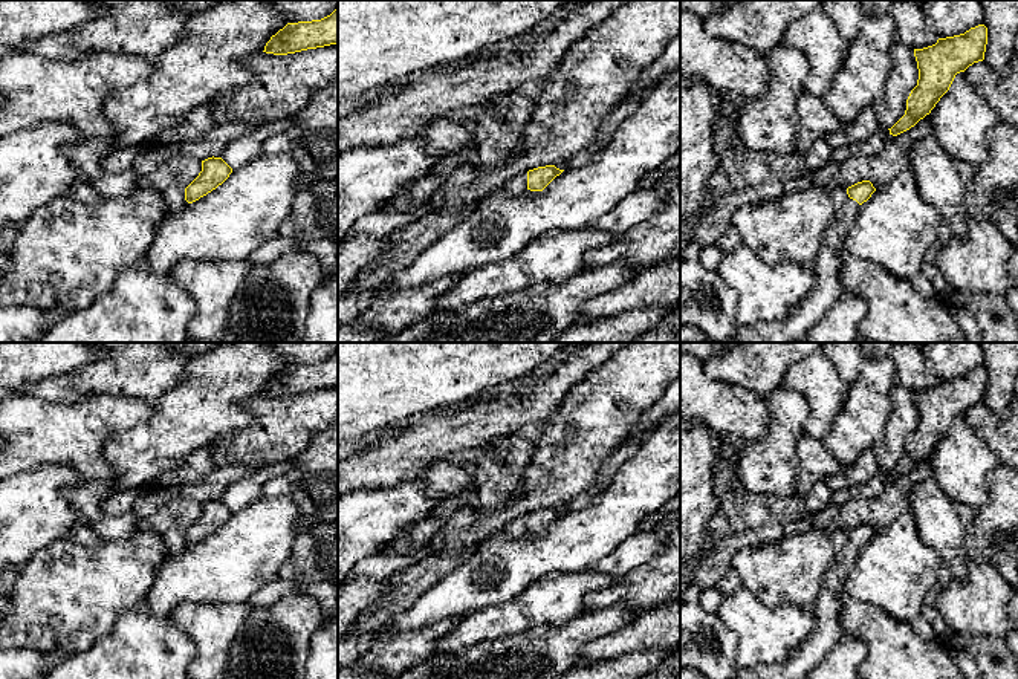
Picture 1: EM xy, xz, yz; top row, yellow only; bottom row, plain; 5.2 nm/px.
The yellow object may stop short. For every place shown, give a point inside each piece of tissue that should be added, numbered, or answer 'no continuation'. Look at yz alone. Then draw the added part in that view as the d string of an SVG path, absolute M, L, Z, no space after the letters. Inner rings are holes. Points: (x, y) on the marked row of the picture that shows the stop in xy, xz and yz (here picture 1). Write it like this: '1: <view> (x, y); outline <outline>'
1: yz (826, 291); outline M848 197L825 228L813 266L813 288L783 320L741 326L737 335L725 343L801 341L842 295L839 281L841 252L858 211L859 203Z

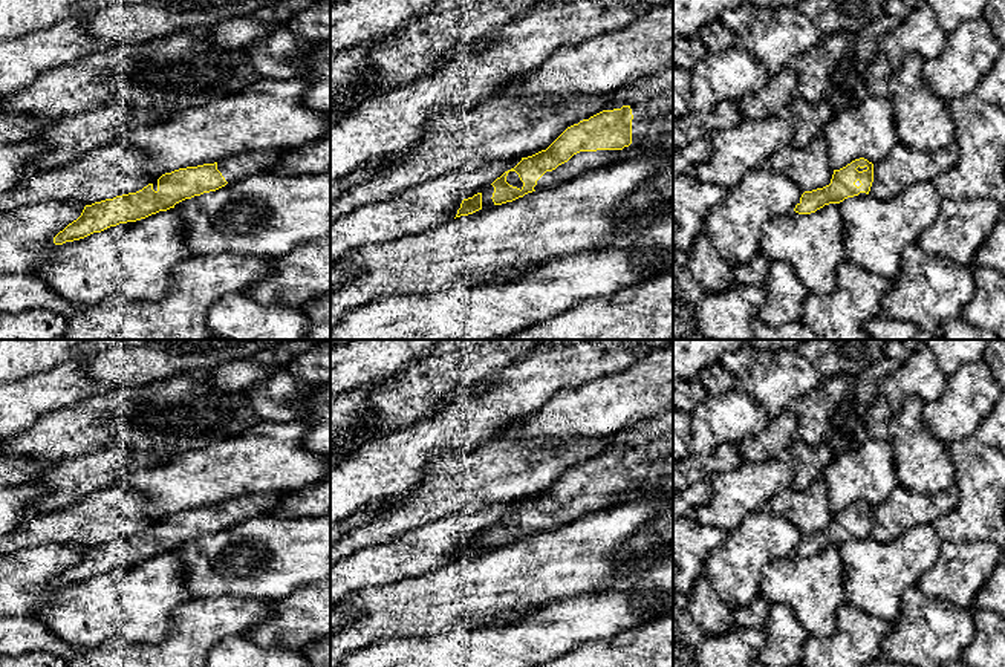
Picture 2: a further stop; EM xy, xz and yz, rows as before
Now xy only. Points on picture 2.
1: xy (233, 169); outline M260 150L226 156L217 162L217 170L229 184L262 171L271 171L281 161L285 153L285 150Z

